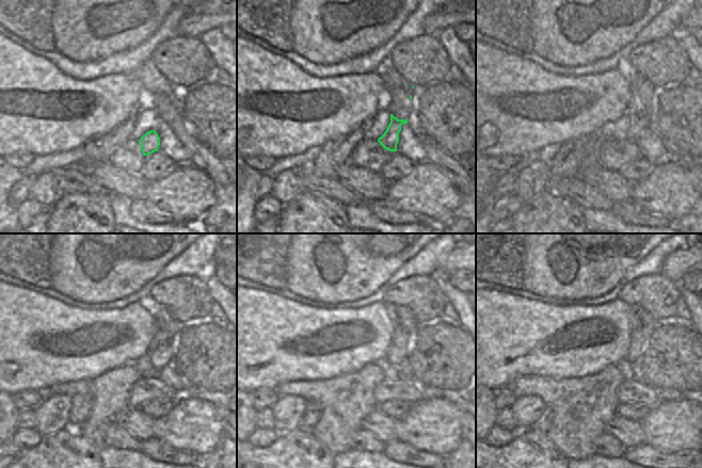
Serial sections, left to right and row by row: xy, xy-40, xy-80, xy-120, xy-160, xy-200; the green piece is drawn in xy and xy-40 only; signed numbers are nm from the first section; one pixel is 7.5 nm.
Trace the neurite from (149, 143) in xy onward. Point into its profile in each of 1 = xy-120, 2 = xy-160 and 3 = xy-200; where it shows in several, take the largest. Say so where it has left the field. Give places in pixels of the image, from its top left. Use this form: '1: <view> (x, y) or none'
1: xy-120 (161, 351)
2: xy-160 (404, 326)
3: xy-200 (642, 325)

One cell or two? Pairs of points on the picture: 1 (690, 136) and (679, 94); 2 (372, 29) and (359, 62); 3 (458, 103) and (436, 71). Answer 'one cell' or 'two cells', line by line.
1: one cell
2: two cells
3: two cells

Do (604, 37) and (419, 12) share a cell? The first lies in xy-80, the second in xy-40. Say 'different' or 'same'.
different

